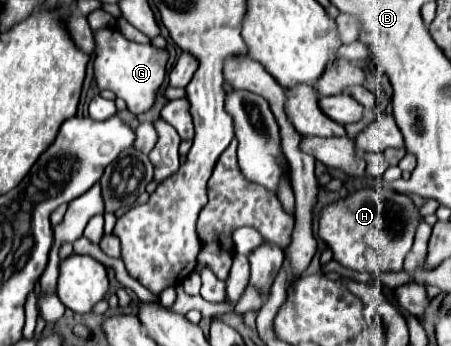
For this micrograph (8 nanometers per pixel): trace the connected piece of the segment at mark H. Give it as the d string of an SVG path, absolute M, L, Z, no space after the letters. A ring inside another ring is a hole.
M388 186L362 188L322 210L320 238L330 246L334 260L340 266L358 272L386 274L402 268L404 258L412 248L418 220L418 208L404 194L398 194Z

